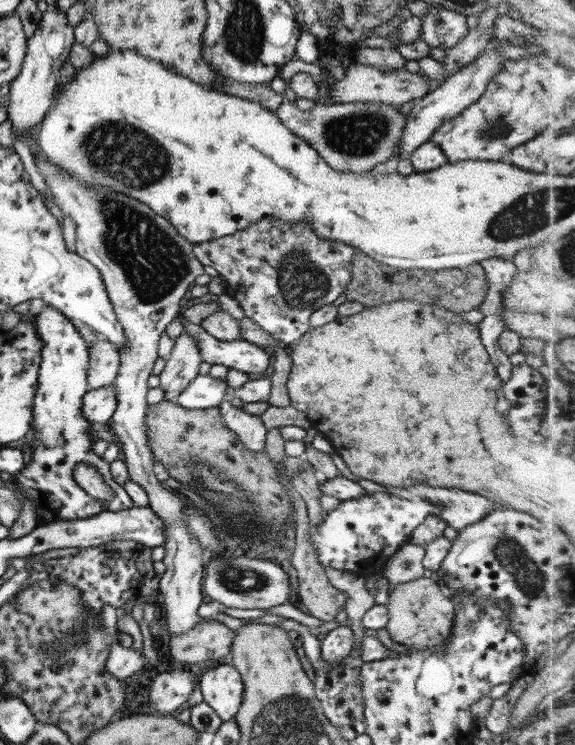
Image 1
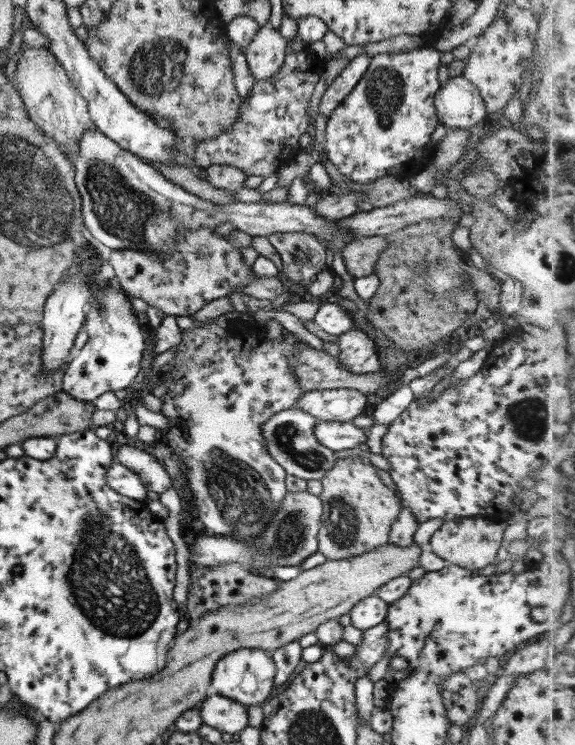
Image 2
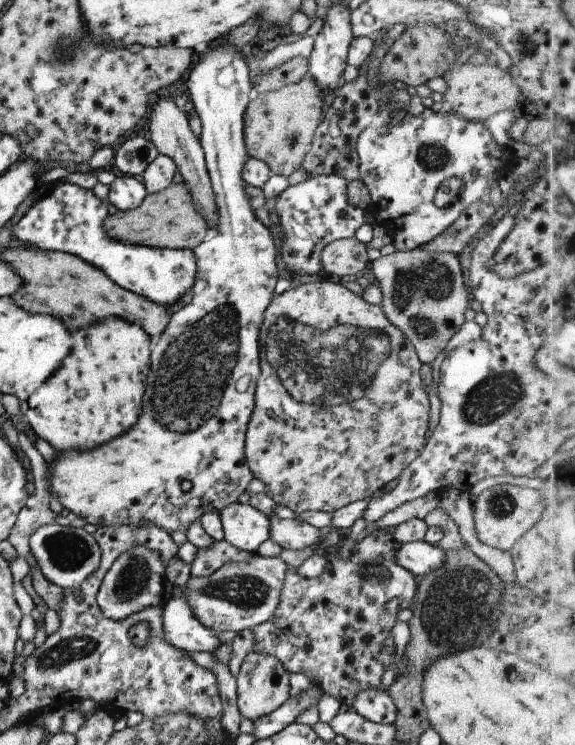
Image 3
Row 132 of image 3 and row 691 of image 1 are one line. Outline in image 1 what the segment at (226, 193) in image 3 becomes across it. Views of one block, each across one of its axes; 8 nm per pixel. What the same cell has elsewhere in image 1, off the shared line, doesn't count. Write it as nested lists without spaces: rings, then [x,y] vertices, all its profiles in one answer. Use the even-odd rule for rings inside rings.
[[[220,663],[198,677],[202,701],[208,704],[221,721],[234,718],[241,704],[243,681],[233,665]]]

